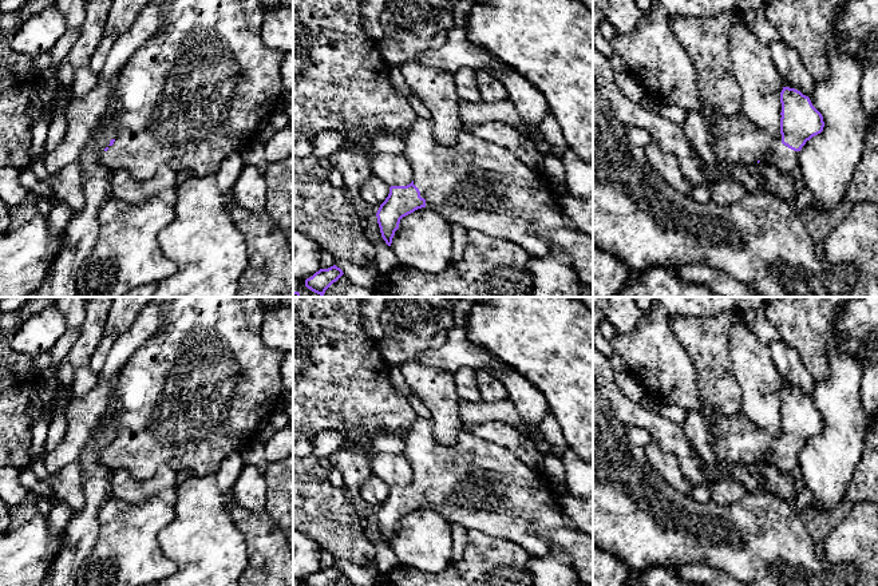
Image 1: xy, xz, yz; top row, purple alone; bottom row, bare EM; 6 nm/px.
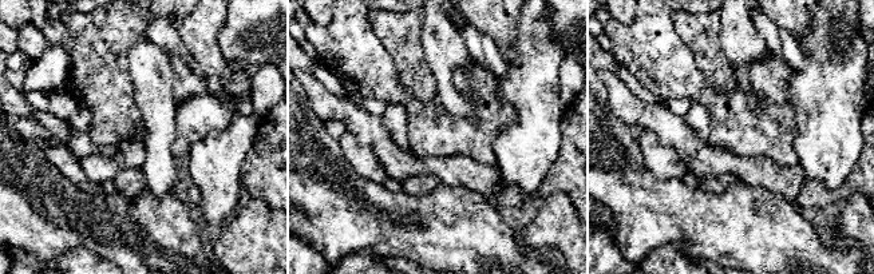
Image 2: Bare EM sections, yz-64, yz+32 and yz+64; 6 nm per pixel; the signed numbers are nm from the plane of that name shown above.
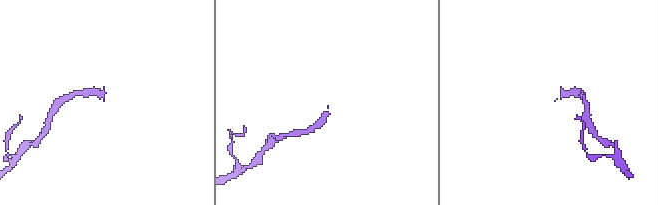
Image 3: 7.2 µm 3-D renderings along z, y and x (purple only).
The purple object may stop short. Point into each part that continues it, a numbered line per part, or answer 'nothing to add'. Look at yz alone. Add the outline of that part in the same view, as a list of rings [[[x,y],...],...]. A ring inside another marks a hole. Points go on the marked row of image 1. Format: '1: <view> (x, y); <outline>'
1: yz (739, 141); [[[740,111],[733,118],[716,114],[716,140],[713,147],[719,165],[756,165],[767,154],[772,165],[783,174],[798,175],[798,151],[782,143],[782,134],[774,138],[754,126]]]

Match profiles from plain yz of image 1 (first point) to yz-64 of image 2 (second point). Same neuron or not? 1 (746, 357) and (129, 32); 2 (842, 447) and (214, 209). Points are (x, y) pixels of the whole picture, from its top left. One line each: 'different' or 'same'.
1: different
2: same

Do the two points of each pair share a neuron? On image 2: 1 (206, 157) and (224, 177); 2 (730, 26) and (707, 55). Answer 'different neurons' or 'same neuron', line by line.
1: same neuron
2: different neurons

